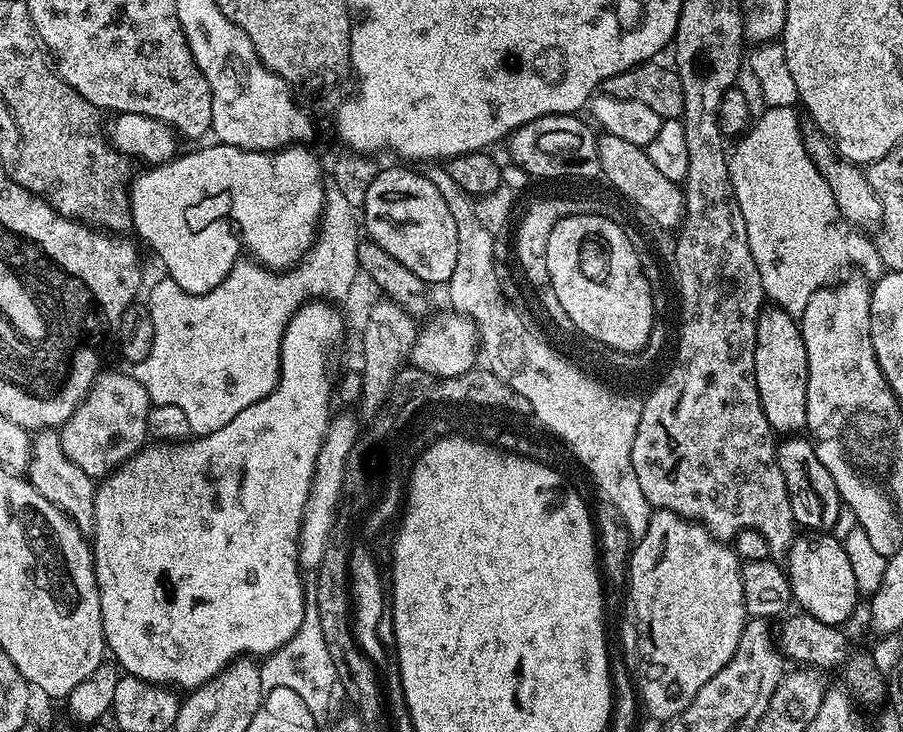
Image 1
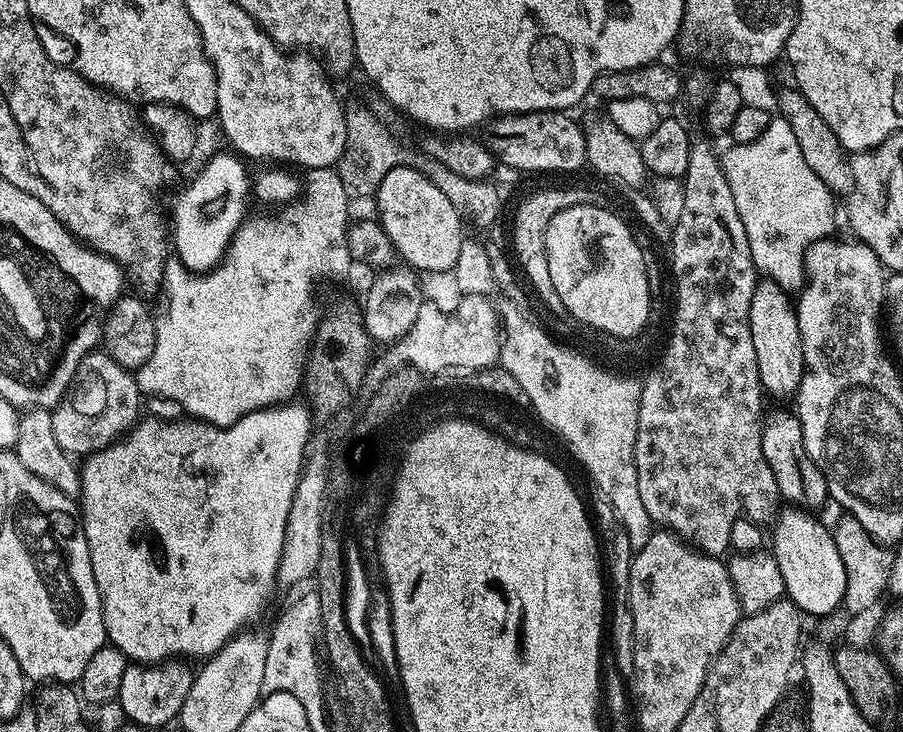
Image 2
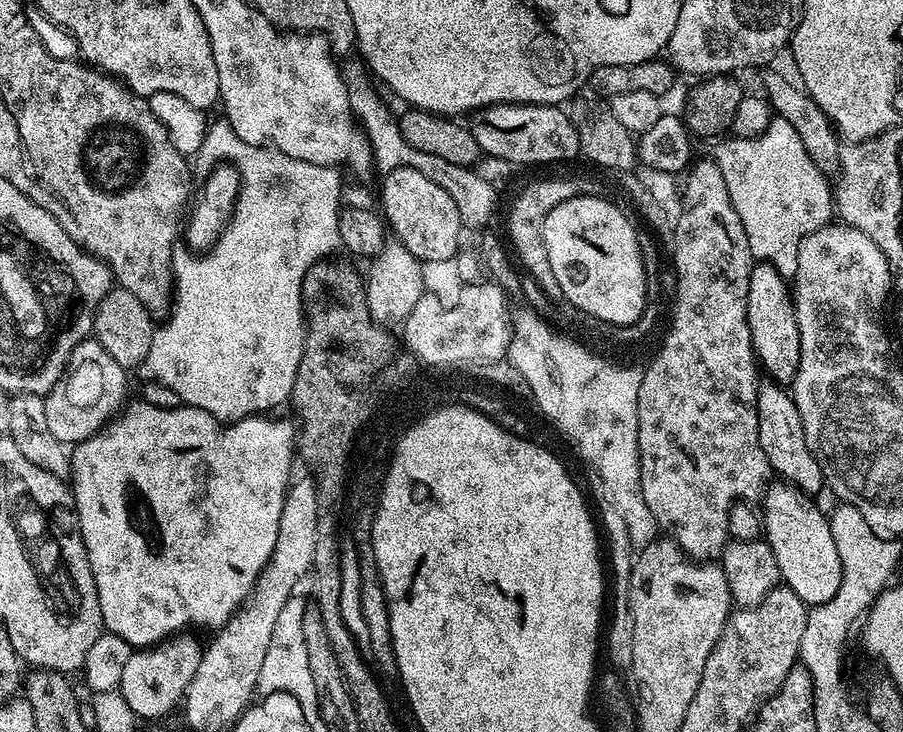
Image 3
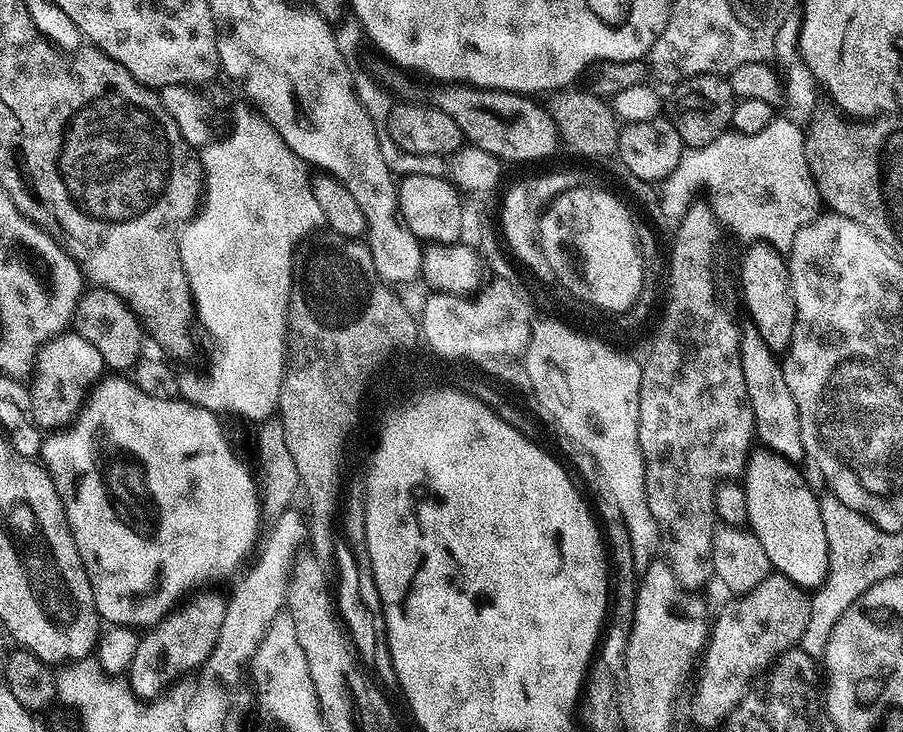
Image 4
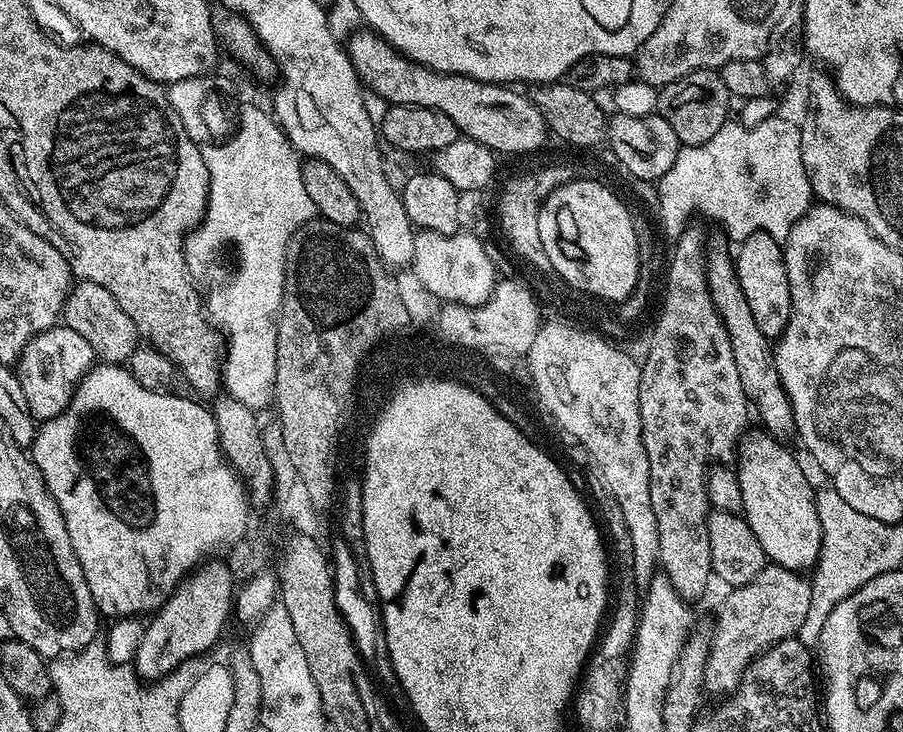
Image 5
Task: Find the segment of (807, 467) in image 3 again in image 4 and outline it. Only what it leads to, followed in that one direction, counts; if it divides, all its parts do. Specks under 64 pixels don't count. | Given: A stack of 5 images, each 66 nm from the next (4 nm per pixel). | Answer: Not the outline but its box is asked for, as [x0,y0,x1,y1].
[740,322,803,461]

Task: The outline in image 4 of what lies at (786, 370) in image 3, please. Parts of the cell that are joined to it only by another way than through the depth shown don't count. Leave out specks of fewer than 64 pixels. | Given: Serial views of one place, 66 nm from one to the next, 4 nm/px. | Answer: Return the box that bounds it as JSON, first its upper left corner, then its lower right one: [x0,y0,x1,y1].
[740,244,796,354]

